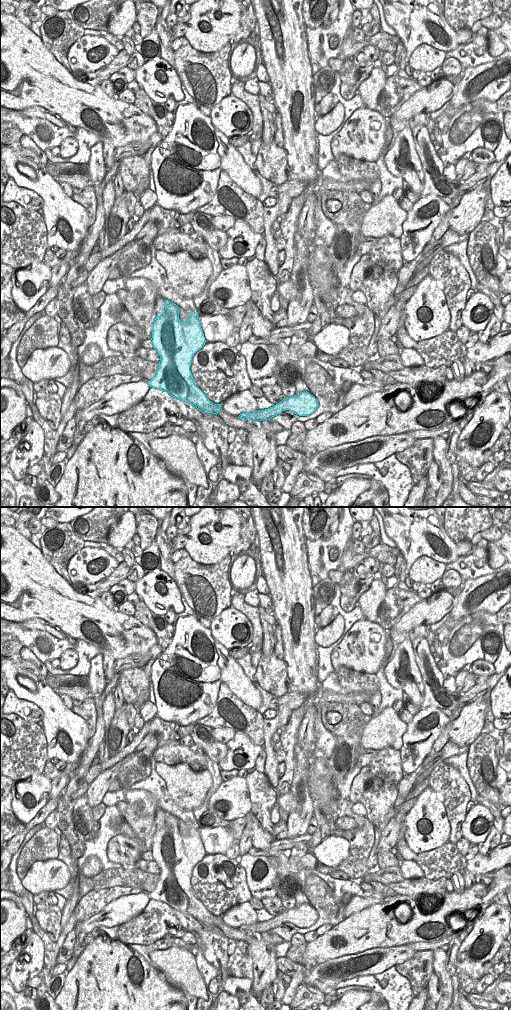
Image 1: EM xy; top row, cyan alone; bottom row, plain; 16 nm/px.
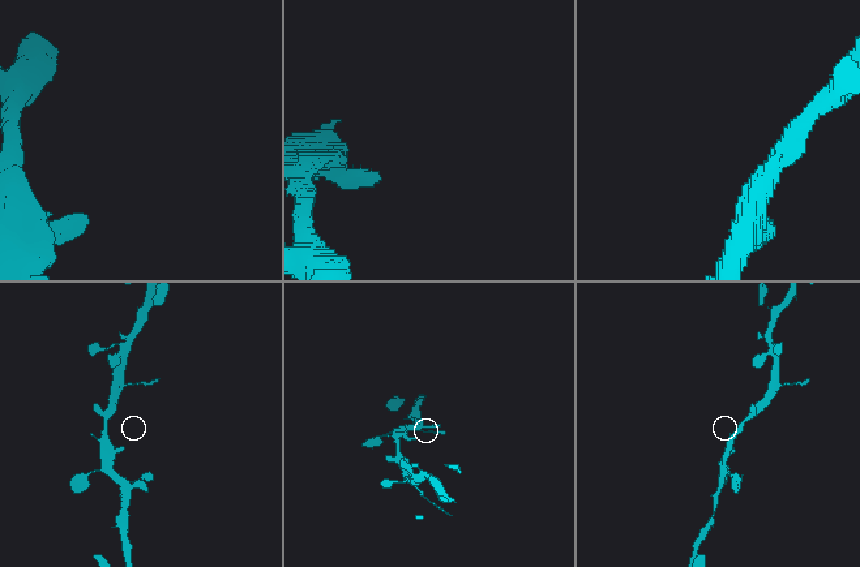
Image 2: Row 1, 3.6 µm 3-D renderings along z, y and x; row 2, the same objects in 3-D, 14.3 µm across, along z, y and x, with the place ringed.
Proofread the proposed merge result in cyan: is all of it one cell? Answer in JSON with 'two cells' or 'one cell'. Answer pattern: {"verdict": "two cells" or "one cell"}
{"verdict": "one cell"}

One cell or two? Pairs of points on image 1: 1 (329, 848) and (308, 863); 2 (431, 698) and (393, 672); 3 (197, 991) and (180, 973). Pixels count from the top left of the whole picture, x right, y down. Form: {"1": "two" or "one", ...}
{"1": "two", "2": "two", "3": "one"}

